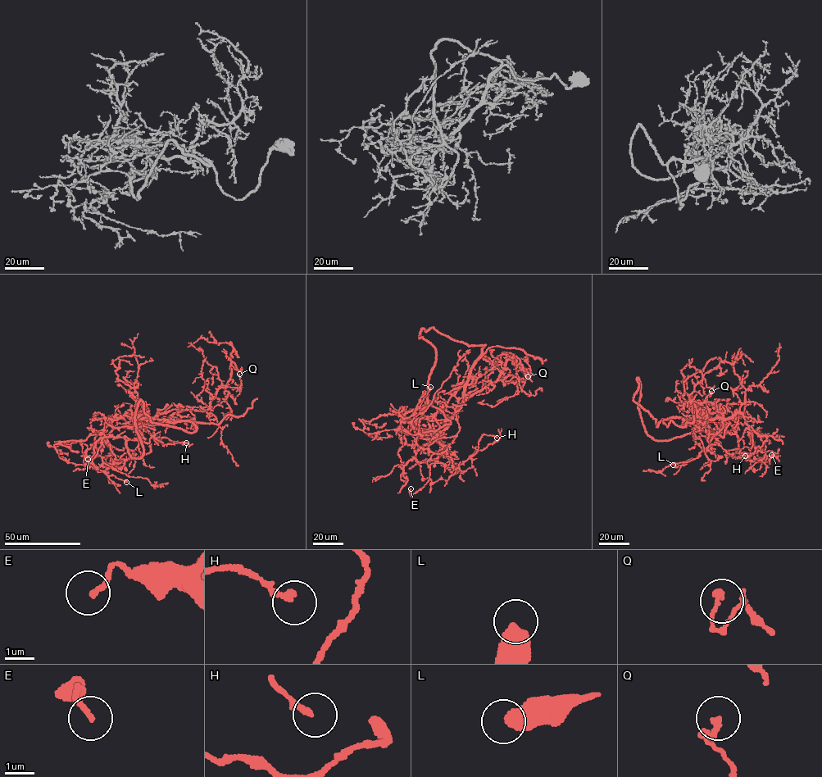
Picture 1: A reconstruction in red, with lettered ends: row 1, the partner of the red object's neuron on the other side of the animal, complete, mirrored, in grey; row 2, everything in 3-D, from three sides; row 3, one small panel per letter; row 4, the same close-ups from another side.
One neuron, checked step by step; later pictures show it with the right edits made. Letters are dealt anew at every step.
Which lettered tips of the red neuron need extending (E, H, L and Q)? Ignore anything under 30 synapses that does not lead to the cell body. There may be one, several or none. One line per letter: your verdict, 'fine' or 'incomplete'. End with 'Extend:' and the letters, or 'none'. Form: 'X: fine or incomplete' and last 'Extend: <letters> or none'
E: fine
H: fine
L: fine
Q: fine
Extend: none

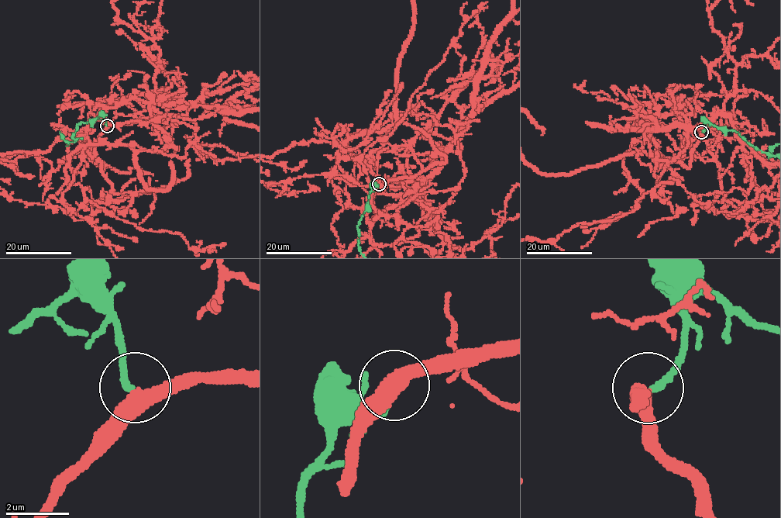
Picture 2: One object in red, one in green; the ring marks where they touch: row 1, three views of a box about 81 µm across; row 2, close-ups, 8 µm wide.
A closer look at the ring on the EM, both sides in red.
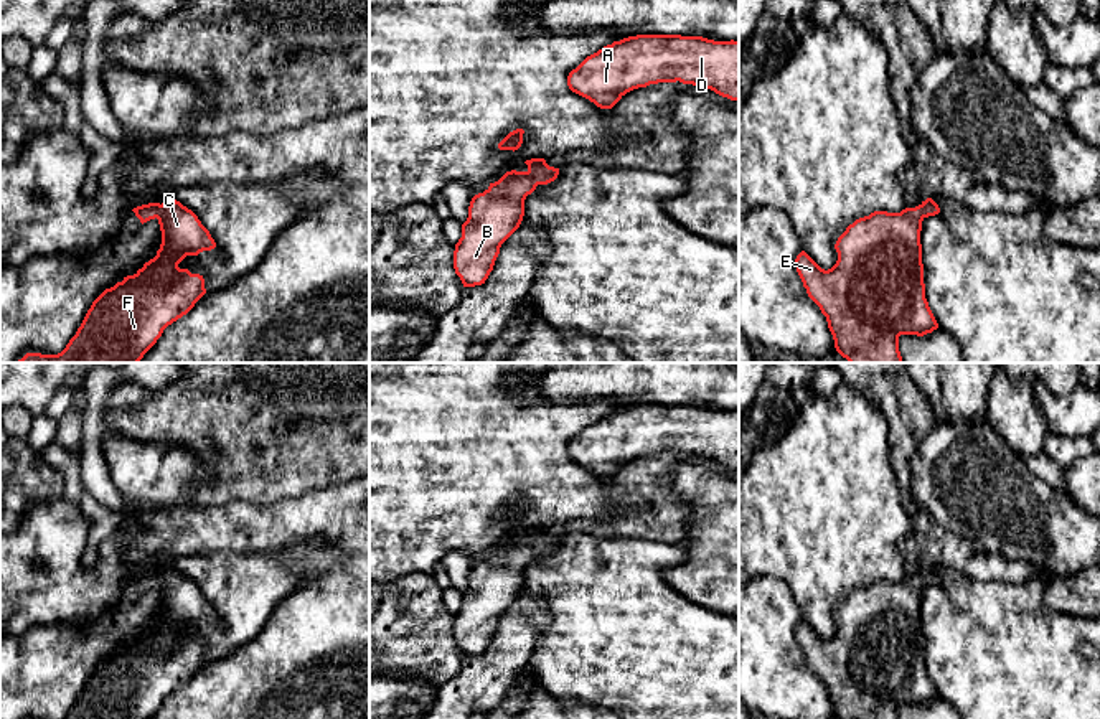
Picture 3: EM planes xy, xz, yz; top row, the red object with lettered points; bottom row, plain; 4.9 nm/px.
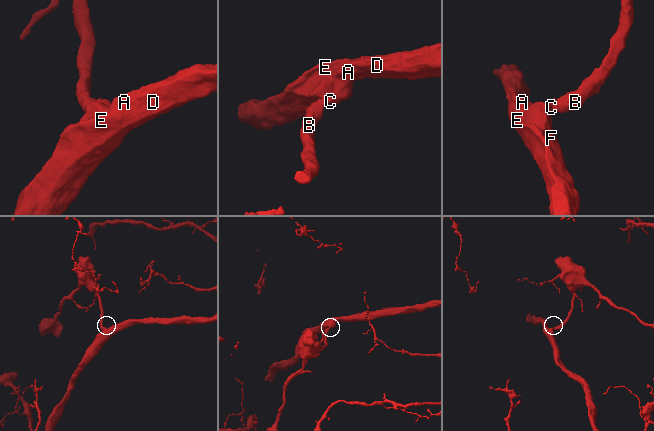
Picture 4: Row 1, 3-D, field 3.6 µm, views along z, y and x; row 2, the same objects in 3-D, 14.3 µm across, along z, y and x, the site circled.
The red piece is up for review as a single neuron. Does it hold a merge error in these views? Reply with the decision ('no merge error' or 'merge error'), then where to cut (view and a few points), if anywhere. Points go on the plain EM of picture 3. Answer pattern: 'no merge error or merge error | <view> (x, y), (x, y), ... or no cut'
no merge error | no cut

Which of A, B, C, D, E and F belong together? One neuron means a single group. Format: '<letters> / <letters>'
A B C D E F

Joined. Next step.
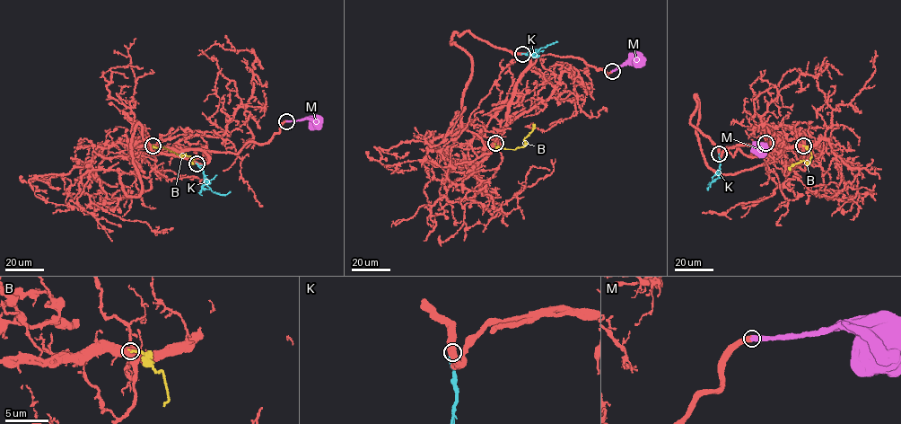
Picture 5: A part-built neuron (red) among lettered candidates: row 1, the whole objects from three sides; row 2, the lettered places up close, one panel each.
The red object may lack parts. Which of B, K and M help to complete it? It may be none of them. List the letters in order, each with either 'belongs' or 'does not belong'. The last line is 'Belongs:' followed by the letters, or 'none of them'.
B: does not belong
K: does not belong
M: belongs
Belongs: M

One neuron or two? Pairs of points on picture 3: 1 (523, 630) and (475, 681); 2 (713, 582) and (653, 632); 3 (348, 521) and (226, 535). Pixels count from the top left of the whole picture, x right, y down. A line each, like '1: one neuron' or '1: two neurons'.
1: one neuron
2: two neurons
3: one neuron

